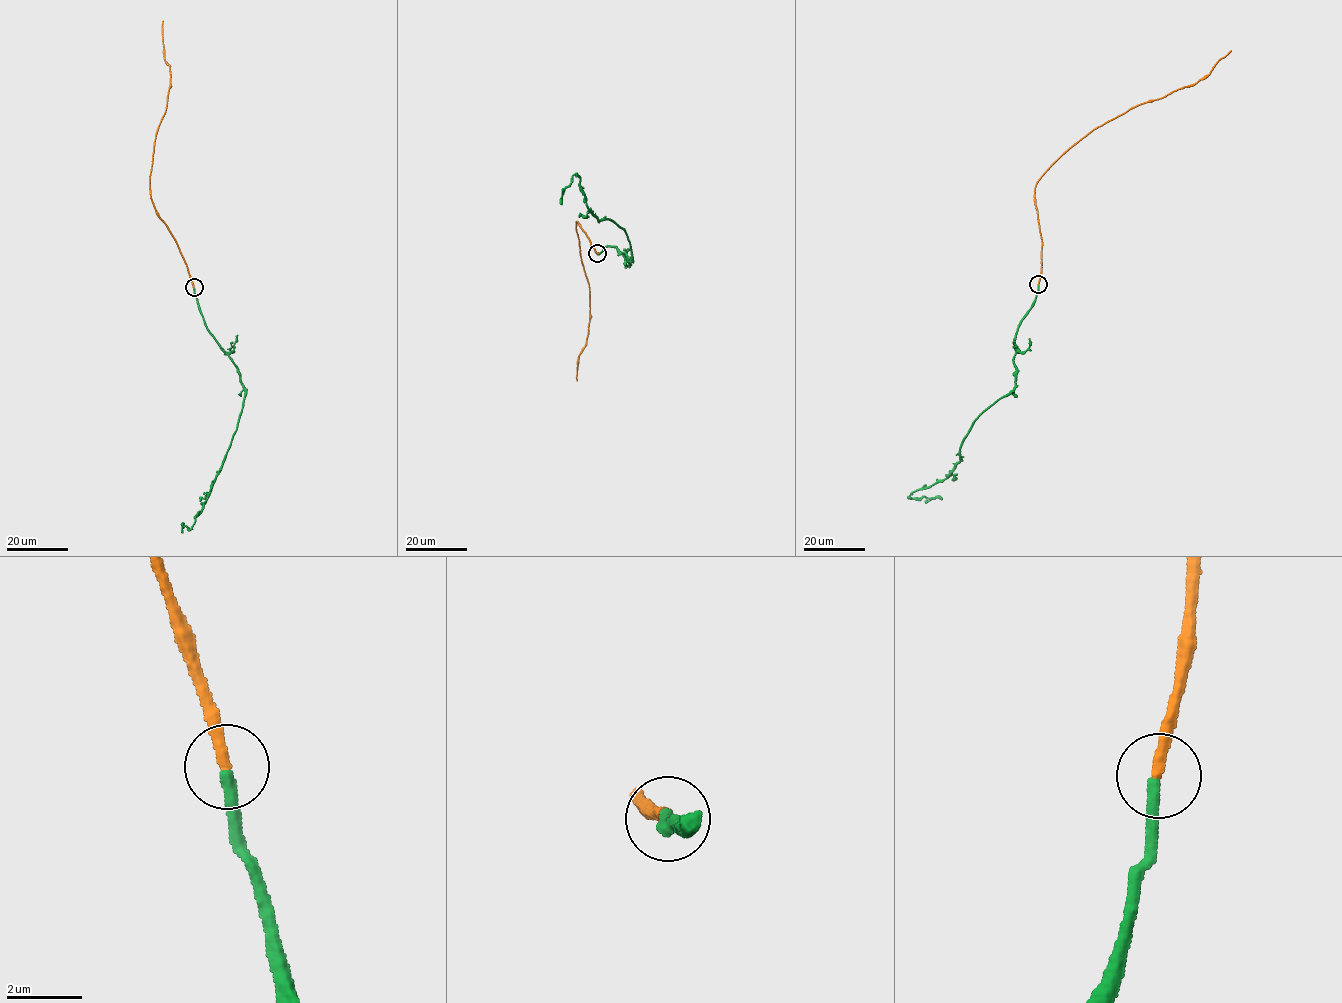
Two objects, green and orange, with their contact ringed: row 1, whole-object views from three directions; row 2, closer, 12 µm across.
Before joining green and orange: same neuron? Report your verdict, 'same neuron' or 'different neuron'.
same neuron

